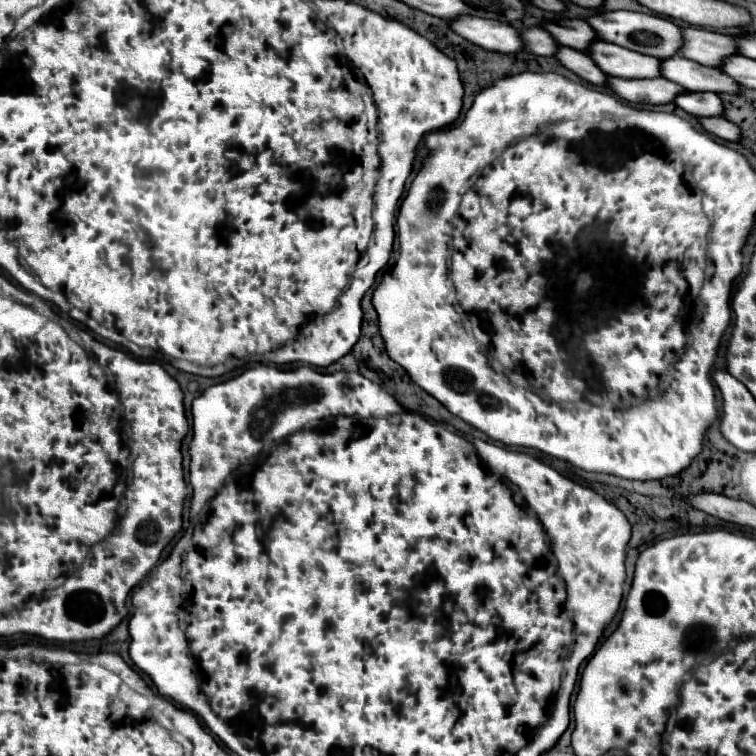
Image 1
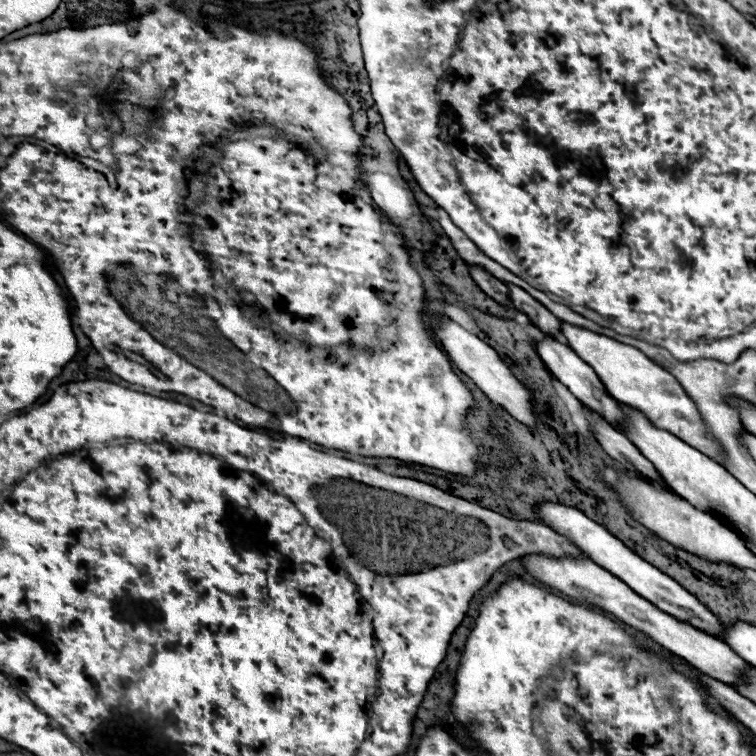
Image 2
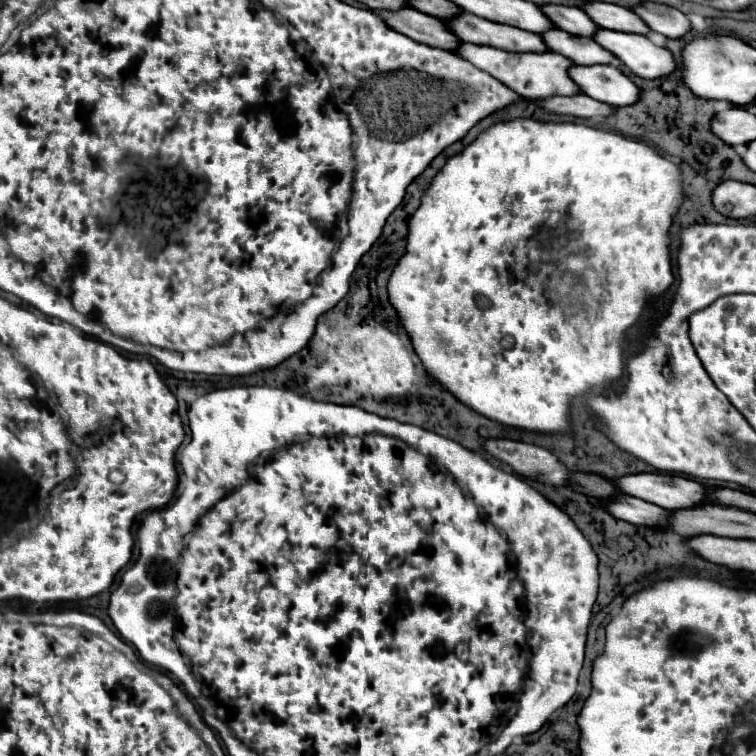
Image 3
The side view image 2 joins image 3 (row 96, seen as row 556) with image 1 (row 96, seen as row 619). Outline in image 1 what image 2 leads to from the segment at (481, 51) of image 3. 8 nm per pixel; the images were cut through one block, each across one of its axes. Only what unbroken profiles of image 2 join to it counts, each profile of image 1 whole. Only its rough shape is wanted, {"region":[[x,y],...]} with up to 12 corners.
{"region":[[610,78],[606,86],[632,104],[666,104],[684,92],[658,78]]}

